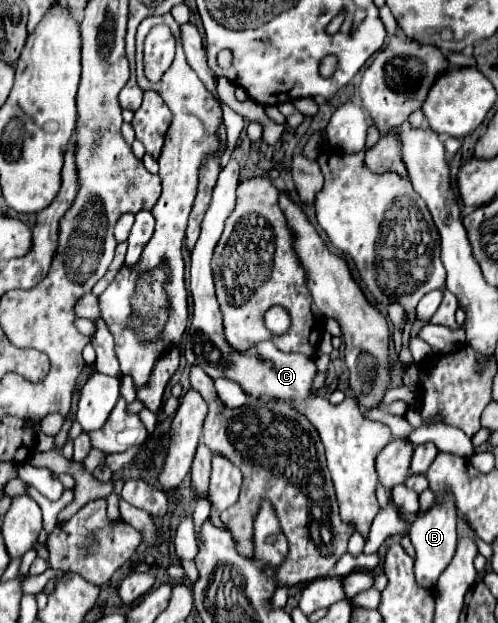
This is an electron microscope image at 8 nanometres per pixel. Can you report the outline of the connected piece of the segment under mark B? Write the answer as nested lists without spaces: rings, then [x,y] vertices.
[[[446,497],[440,505],[434,505],[428,513],[420,515],[412,523],[410,541],[416,549],[416,559],[414,559],[416,583],[420,587],[434,587],[440,573],[448,567],[448,563],[452,561],[454,551],[456,551],[456,507],[450,497]]]

